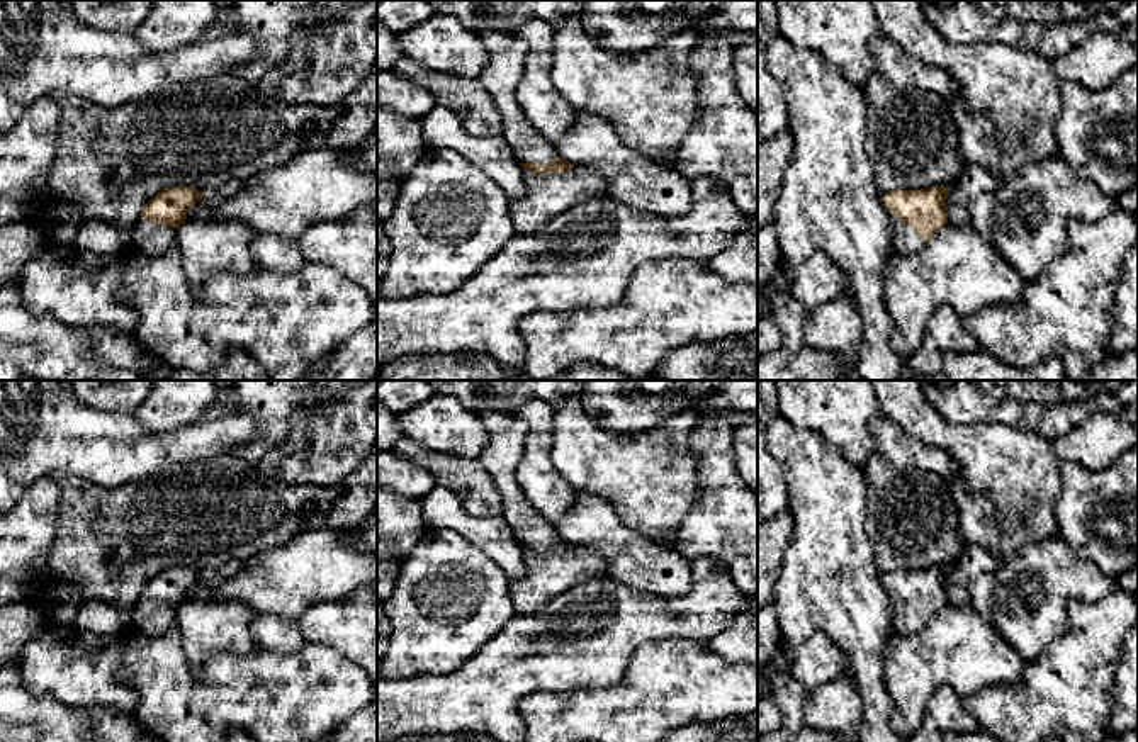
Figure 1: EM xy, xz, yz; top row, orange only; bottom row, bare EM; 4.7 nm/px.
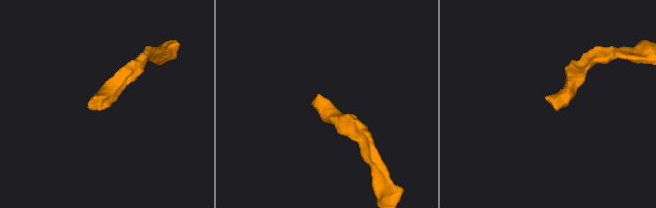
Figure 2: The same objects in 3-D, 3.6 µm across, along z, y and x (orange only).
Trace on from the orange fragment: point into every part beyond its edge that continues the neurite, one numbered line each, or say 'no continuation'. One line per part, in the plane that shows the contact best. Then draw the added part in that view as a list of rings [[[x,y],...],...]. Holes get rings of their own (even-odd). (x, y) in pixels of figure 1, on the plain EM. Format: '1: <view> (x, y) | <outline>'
1: xy (146, 617) | [[[139,599],[131,608],[131,628],[156,637],[175,627],[177,610]]]

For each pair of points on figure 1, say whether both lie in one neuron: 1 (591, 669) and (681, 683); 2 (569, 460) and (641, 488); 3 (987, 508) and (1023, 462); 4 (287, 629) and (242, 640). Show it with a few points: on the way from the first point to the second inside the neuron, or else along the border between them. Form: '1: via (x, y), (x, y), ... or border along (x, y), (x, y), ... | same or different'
1: border along (651, 644), (632, 656), (617, 683), (588, 690) | different
2: via (586, 460), (600, 460), (624, 471) | same
3: via (999, 496), (1016, 474) | same
4: border along (253, 612), (252, 635), (262, 651) | different

